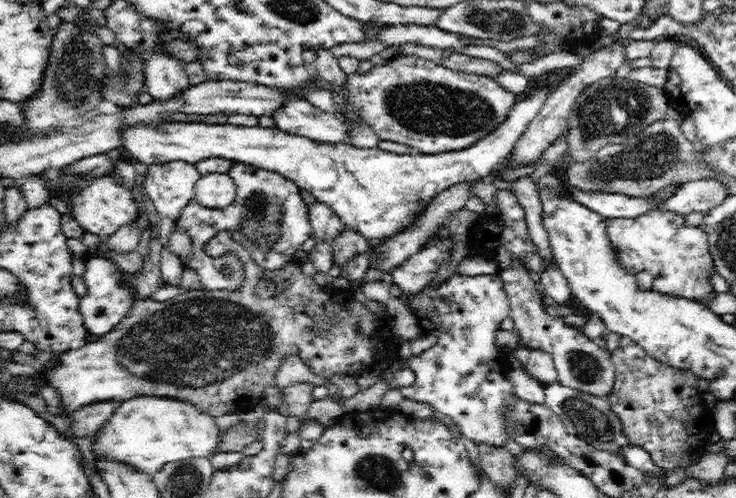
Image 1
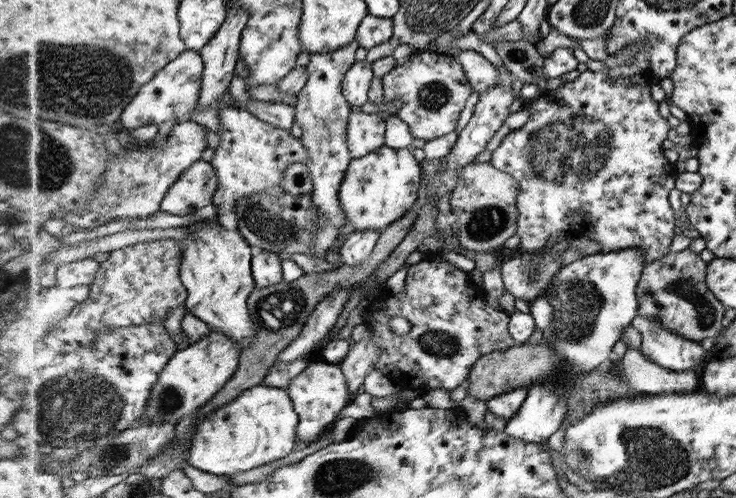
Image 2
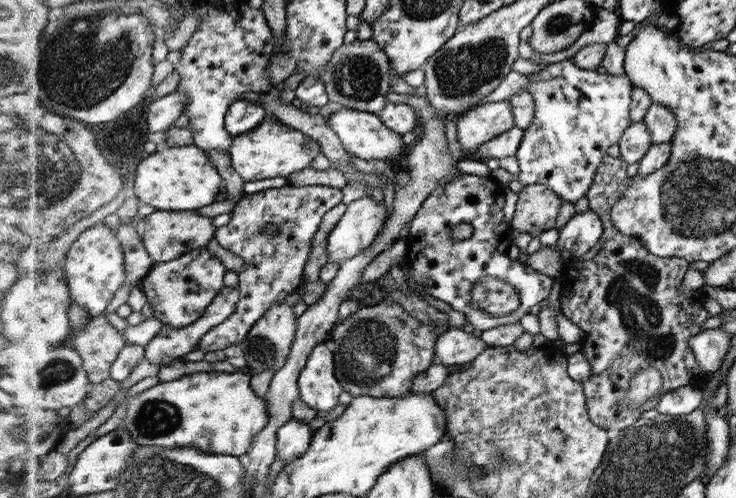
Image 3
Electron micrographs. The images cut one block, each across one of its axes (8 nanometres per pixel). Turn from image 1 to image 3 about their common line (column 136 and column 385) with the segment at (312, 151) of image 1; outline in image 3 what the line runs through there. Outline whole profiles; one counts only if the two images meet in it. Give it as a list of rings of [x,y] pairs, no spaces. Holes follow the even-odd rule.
[[[333,109],[328,116],[327,123],[338,135],[344,150],[354,154],[354,156],[358,156],[358,158],[363,158],[364,160],[384,160],[384,158],[402,154],[404,144],[402,144],[402,138],[400,138],[401,134],[388,128],[377,113],[354,109],[346,109],[344,111]]]

